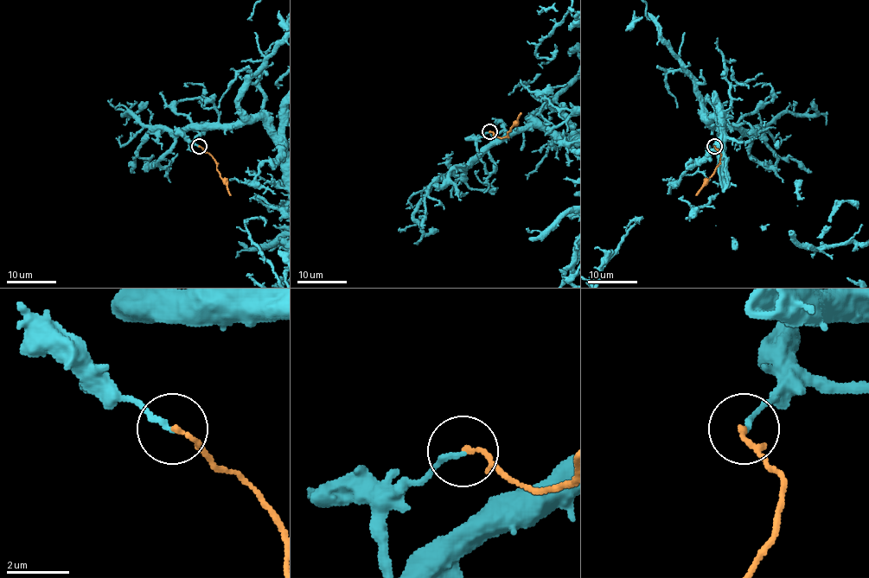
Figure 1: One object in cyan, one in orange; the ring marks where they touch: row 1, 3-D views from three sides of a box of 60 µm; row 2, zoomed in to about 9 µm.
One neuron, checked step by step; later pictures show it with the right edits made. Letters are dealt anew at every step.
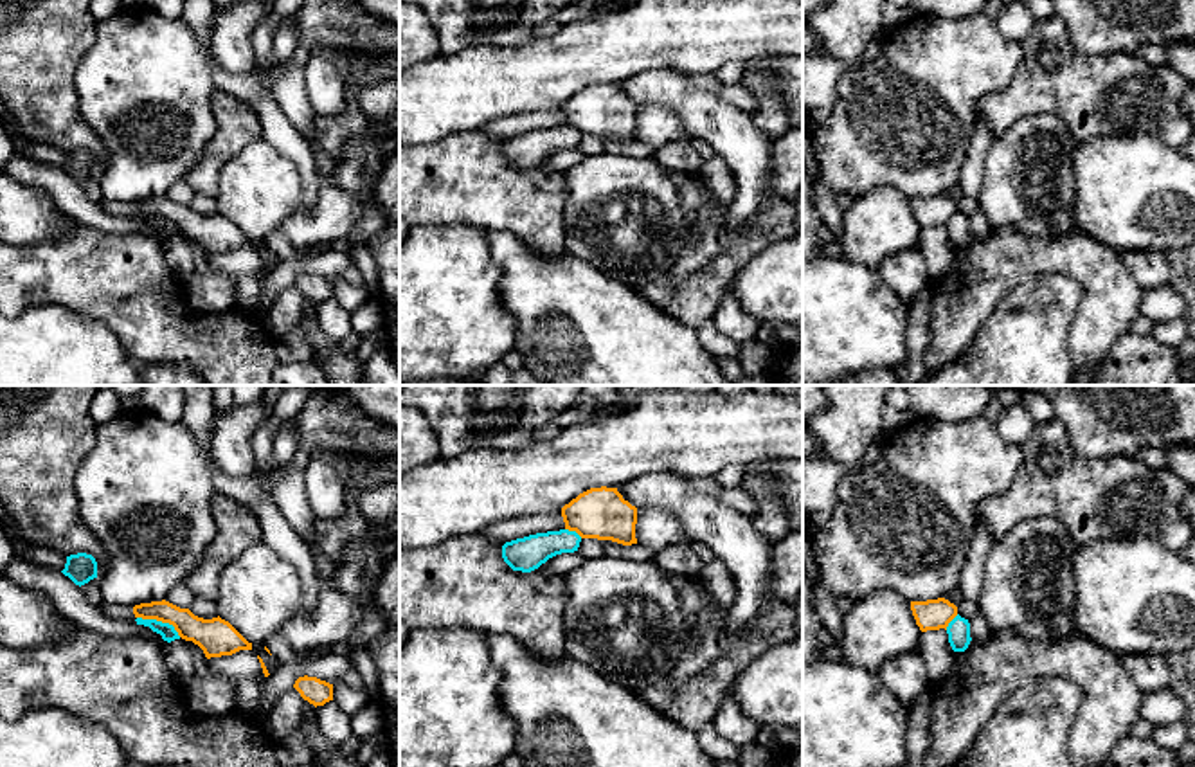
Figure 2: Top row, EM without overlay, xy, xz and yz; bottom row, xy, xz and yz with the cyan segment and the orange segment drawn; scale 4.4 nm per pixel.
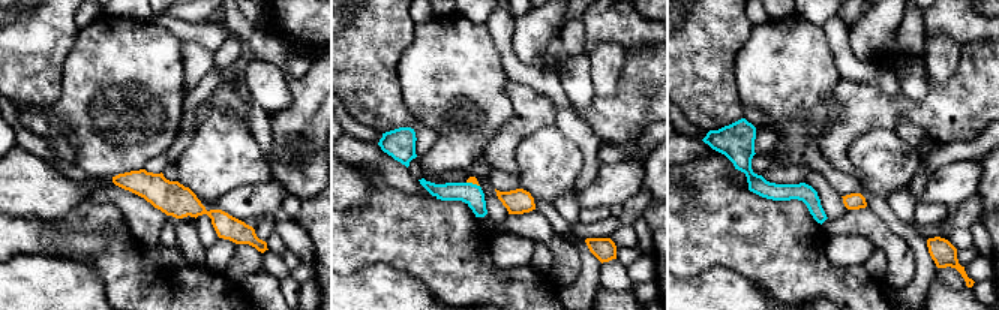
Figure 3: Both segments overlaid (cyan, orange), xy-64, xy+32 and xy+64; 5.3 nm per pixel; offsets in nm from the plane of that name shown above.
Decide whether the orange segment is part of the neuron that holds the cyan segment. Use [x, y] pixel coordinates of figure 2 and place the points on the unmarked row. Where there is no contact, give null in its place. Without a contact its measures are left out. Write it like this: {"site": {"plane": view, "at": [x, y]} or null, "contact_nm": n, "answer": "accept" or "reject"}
{"site": {"plane": "xy", "at": [161, 218]}, "contact_nm": 220, "answer": "reject"}

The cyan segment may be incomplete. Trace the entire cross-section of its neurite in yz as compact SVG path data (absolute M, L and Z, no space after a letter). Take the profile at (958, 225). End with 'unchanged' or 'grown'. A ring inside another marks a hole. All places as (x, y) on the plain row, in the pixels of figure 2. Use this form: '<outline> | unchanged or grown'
M959 211L947 223L948 239L954 248L965 248L972 238L970 220Z | unchanged

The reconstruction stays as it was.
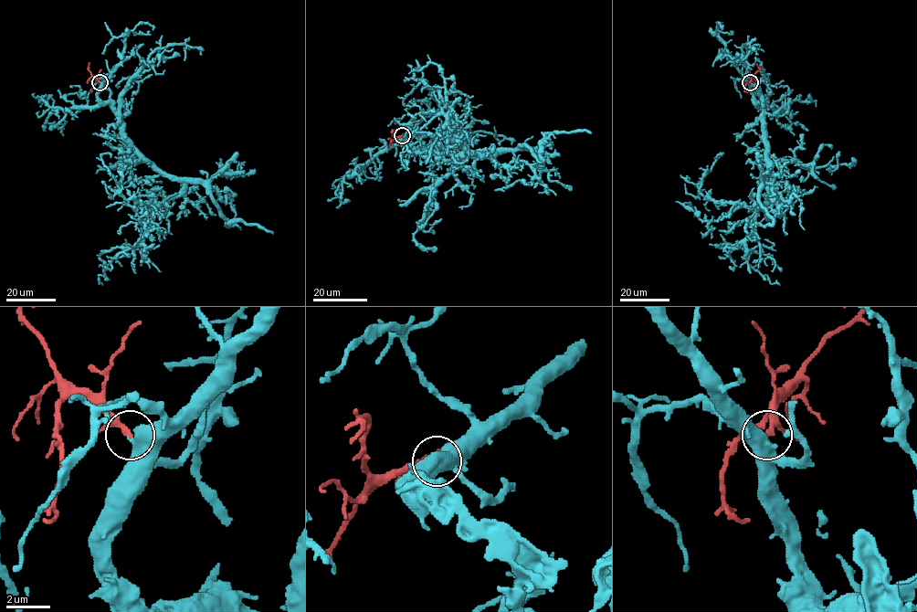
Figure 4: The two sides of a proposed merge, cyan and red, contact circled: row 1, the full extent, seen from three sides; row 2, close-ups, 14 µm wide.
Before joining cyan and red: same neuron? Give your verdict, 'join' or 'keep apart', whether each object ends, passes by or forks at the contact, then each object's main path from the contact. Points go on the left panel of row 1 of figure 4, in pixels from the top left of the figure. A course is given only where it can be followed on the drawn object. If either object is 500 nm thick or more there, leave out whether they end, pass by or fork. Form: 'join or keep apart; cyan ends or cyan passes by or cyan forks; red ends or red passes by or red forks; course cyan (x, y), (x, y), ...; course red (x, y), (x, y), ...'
join; course cyan (100, 82), (98, 97), (116, 112), (121, 132), (183, 187), (155, 207), (126, 199), (100, 157), (110, 157); course red (100, 82), (88, 68), (89, 62)

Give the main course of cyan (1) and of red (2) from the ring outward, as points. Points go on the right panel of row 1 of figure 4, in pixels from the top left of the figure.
1: (750, 82), (762, 105), (768, 152), (765, 203), (752, 207), (707, 199), (698, 184), (722, 153), (715, 157)
2: (750, 82), (760, 68), (755, 62)

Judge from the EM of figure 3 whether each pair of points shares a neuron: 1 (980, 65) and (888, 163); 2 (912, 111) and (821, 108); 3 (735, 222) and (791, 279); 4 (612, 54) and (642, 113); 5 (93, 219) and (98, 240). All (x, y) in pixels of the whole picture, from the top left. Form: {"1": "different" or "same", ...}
{"1": "different", "2": "different", "3": "same", "4": "different", "5": "different"}

